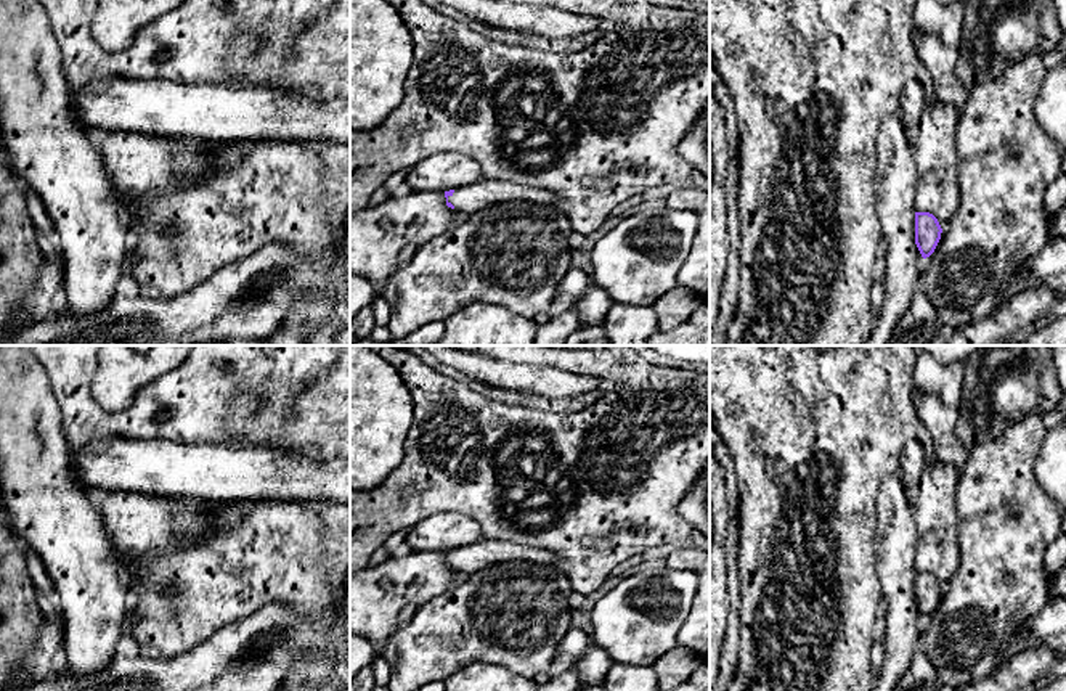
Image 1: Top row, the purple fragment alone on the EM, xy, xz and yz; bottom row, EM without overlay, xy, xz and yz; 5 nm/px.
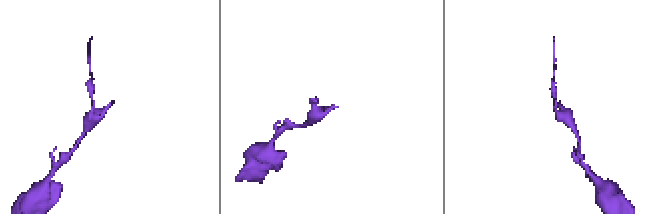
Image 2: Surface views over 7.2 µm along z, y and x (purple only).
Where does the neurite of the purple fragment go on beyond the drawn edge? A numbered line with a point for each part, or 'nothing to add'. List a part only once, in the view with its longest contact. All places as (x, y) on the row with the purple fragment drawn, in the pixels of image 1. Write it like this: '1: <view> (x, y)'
1: xz (476, 196)

